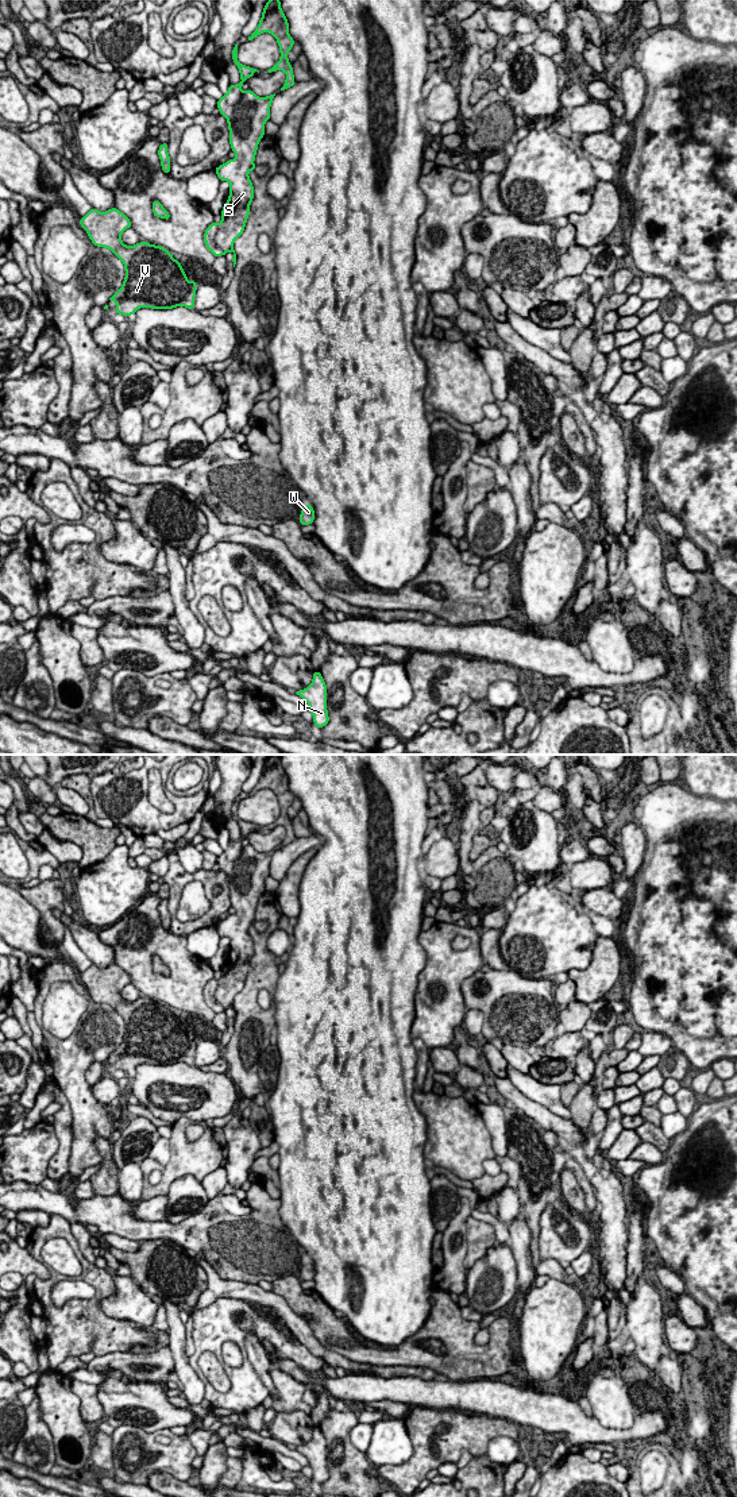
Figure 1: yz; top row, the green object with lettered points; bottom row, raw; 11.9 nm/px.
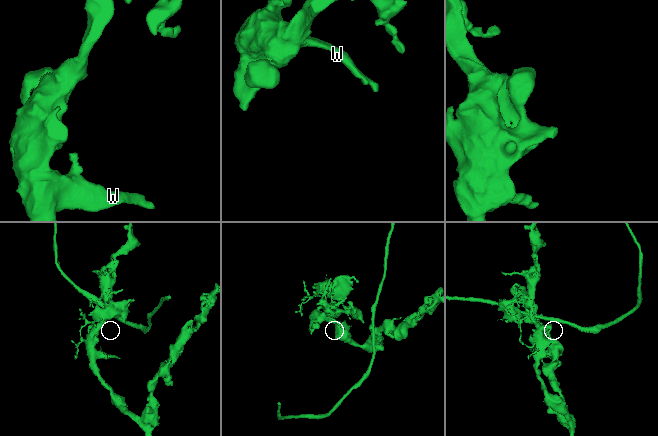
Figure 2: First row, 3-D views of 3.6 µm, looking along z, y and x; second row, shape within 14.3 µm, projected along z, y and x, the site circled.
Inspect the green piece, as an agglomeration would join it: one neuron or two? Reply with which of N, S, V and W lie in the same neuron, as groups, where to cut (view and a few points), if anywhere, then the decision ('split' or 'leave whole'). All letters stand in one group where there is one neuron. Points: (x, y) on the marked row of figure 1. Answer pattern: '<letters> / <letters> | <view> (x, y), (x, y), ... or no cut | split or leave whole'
N S W / V | yz (216, 224), (215, 243), (224, 254) | split

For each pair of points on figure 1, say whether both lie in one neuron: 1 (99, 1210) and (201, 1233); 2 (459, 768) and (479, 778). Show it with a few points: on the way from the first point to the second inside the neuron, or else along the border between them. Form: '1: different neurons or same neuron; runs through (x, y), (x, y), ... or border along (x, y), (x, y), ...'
1: same neuron; runs through (124, 1223), (135, 1230), (168, 1230), (176, 1233)
2: different neurons; border along (474, 768), (462, 776)

